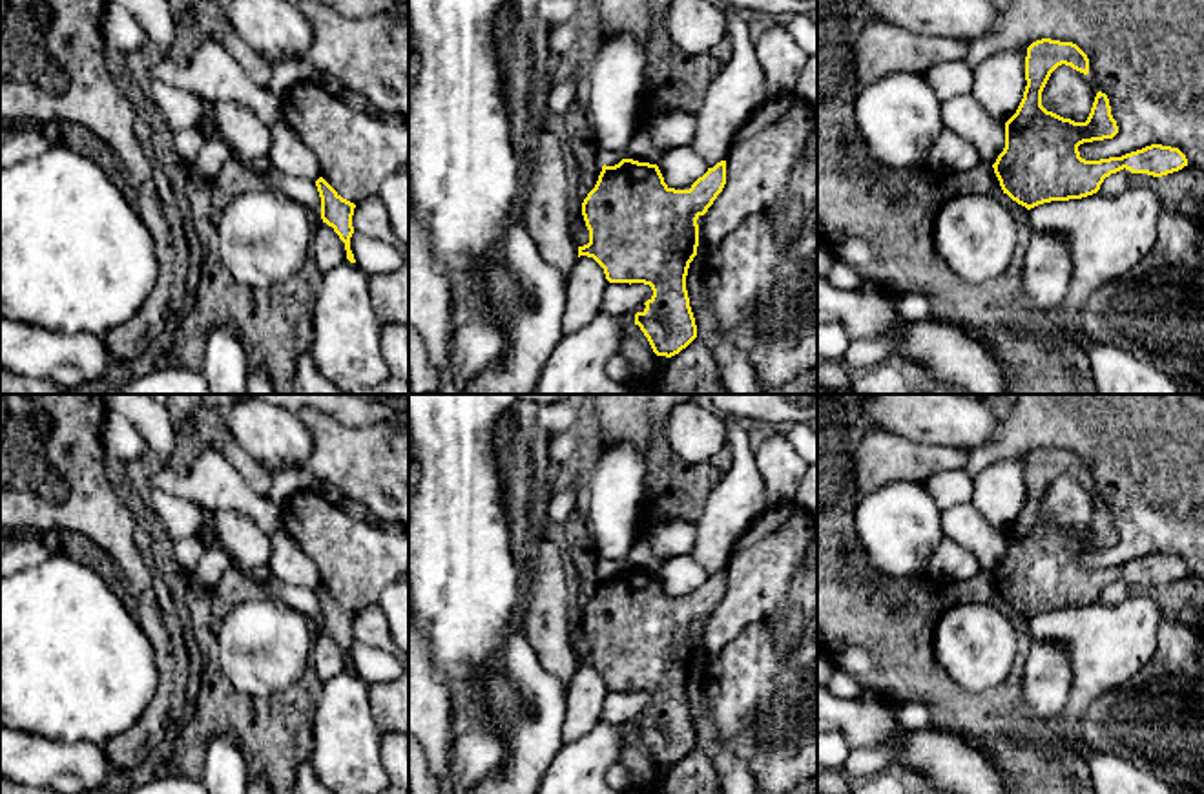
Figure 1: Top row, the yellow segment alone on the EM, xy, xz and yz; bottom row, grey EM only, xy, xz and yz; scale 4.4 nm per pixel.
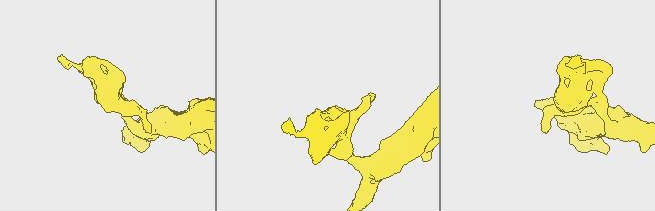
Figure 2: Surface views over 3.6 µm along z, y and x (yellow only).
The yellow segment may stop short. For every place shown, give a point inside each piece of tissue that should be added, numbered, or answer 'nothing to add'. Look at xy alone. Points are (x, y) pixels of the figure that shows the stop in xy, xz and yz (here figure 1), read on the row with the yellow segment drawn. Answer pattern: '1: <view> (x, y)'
nothing to add

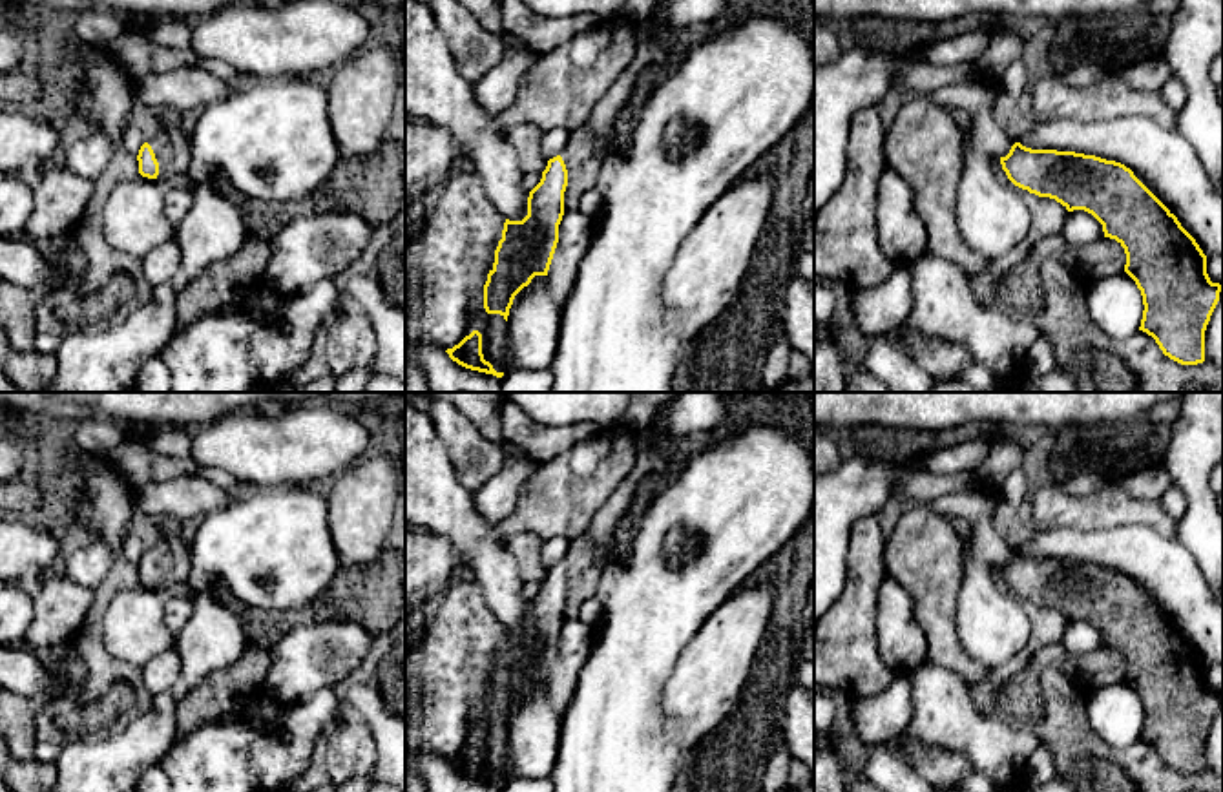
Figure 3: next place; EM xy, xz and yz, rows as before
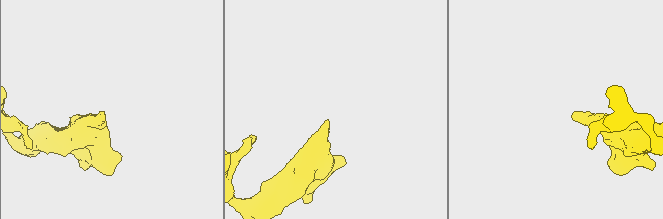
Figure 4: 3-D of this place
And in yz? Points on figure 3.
nothing to add

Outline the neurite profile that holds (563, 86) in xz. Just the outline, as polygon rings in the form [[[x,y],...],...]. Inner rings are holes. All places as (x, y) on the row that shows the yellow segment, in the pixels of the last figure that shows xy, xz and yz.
[[[619,13],[540,55],[526,71],[517,102],[497,113],[491,128],[504,135],[522,124],[542,131],[582,128],[633,60],[637,42],[635,22]]]

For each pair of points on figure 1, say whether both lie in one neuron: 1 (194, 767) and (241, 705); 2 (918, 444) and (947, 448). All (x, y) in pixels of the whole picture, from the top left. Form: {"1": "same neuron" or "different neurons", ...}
{"1": "same neuron", "2": "same neuron"}

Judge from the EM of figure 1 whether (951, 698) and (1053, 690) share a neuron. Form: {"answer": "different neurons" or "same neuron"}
{"answer": "different neurons"}

